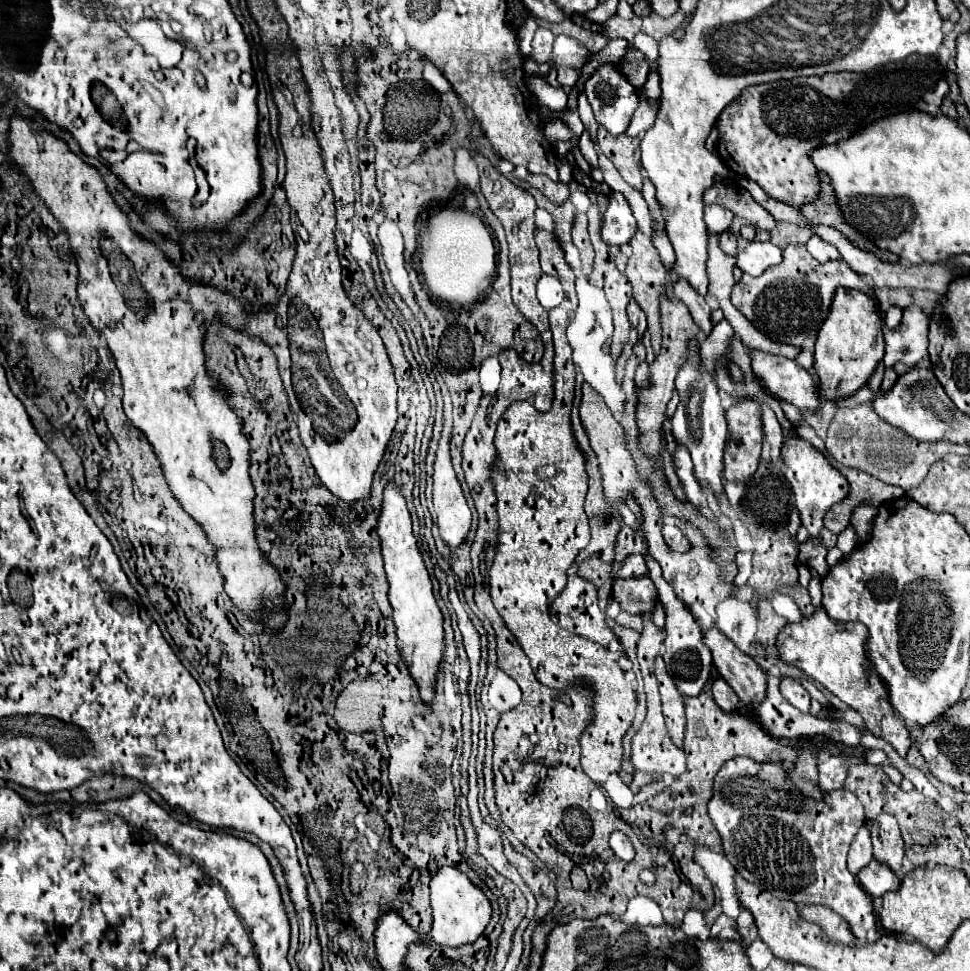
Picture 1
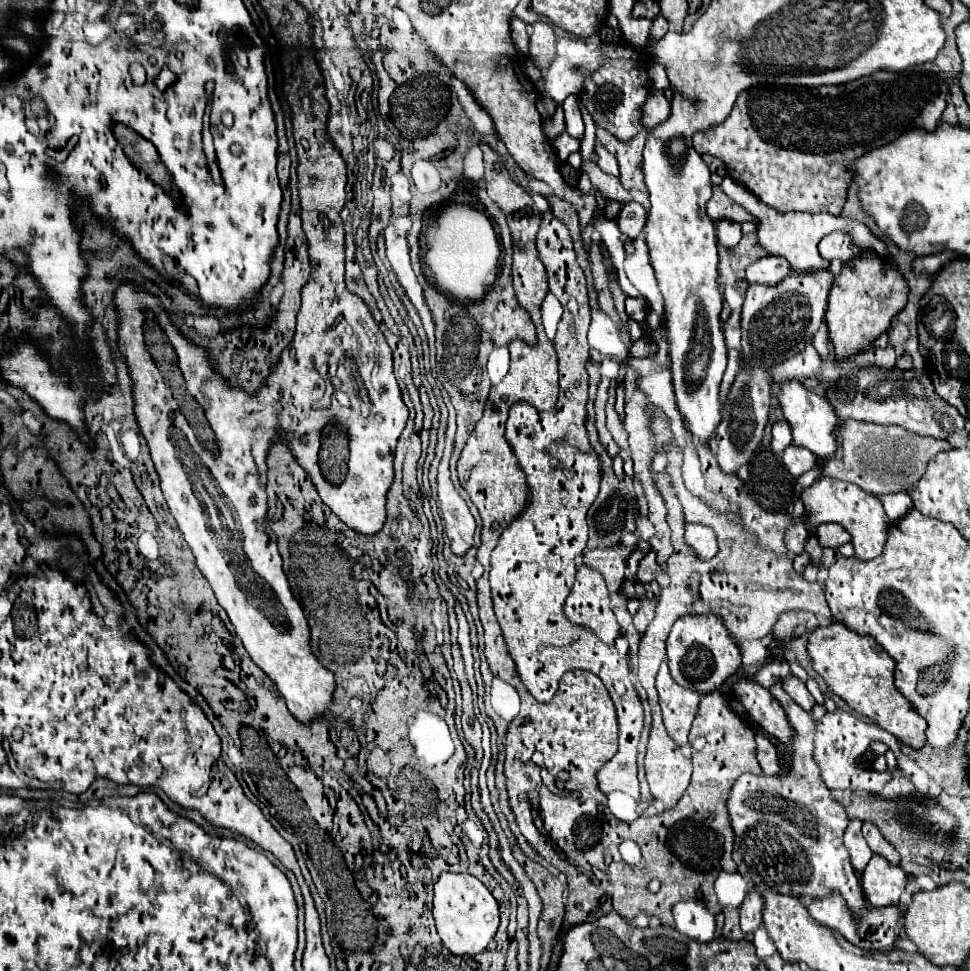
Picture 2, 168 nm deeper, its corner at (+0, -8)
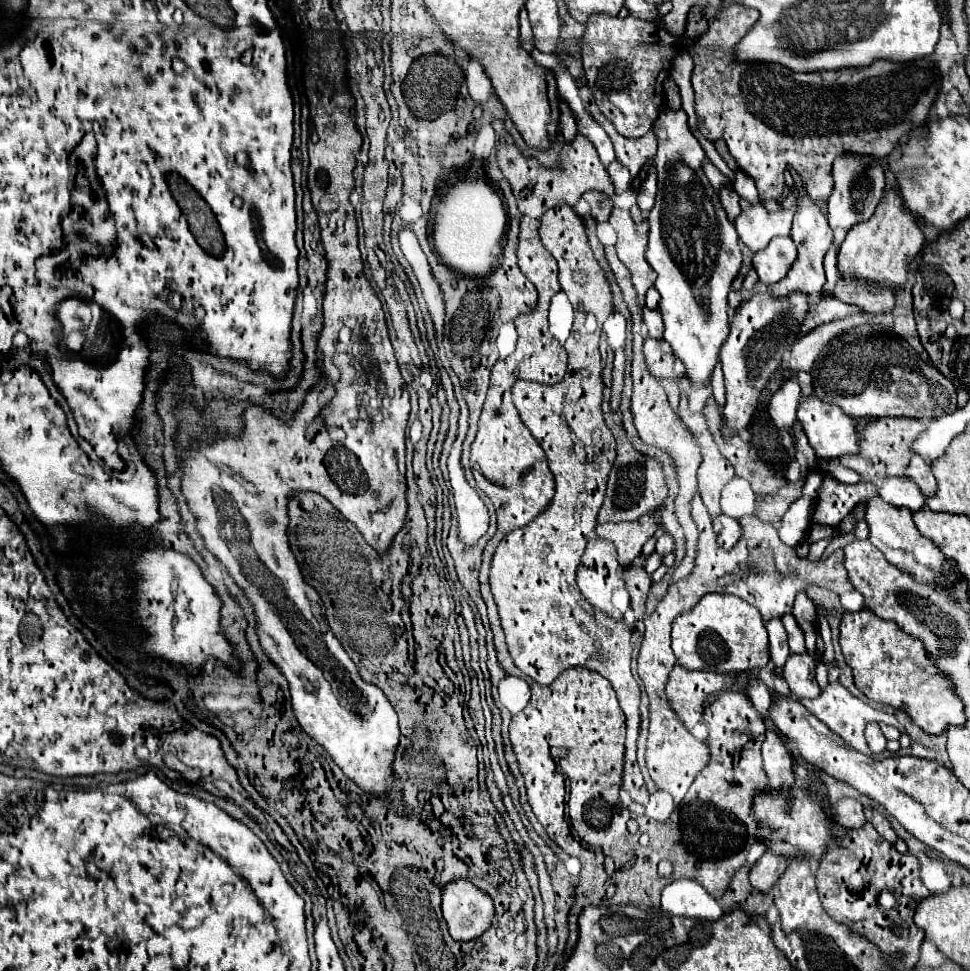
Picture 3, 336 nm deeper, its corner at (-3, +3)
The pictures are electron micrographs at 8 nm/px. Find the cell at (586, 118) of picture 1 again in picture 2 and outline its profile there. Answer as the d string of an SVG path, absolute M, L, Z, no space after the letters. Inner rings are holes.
M595 145L595 151L597 151L597 155L599 155L599 161L597 161L597 165L599 165L599 167L601 167L601 169L603 169L605 173L619 177L619 167L617 167L617 159L615 159L615 157L613 157L611 153L607 153L603 145Z

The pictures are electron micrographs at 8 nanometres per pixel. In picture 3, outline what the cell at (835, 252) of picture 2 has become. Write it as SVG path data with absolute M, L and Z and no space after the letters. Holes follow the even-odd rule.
M842 156L834 160L834 192L828 198L828 224L830 228L842 228L842 230L850 230L852 226L866 222L880 198L882 198L882 190L884 190L884 168L880 166L882 162L868 162L866 158L852 158L852 156Z

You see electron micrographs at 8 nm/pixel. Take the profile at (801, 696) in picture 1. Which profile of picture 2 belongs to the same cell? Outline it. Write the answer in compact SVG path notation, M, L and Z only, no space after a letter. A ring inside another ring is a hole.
M787 675L787 677L783 679L783 689L791 695L791 699L793 699L799 707L803 707L803 709L813 709L815 699L811 697L811 693L807 691L805 683L803 683L799 677Z

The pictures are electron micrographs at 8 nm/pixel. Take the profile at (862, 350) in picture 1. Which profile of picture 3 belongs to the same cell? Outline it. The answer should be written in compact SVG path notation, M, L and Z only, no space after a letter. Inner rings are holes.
M888 192L878 204L872 218L864 224L856 224L846 234L846 240L838 252L838 270L844 278L862 278L882 286L904 286L908 280L910 262L920 254L924 244L924 234L916 224L914 216L902 206L896 192Z

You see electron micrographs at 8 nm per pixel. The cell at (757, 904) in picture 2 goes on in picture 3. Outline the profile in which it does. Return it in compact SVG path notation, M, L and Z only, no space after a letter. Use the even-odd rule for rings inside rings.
M772 852L762 854L762 858L750 870L750 886L762 894L770 892L776 880L784 874L786 866L788 860L784 860L782 856L772 856Z

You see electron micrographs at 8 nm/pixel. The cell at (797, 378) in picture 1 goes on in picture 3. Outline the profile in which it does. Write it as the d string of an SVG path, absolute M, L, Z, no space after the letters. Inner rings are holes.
M814 394L804 396L800 400L796 416L798 416L816 456L830 460L830 458L838 458L842 454L856 452L856 448L858 448L858 436L856 436L856 430L854 430L856 422L850 416L846 416L844 412L840 412L840 408L836 408L834 404L826 404L820 398L816 398Z

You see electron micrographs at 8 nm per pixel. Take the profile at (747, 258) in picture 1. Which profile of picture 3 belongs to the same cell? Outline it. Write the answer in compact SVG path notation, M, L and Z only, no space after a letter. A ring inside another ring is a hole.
M776 238L764 250L754 254L752 266L760 282L766 286L772 286L788 274L794 260L796 260L794 242L790 238Z

